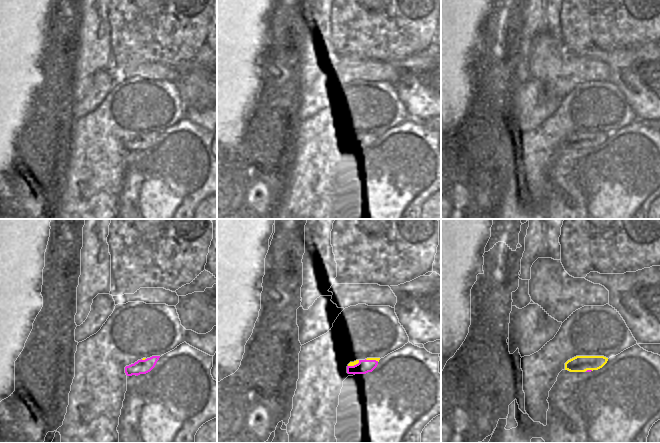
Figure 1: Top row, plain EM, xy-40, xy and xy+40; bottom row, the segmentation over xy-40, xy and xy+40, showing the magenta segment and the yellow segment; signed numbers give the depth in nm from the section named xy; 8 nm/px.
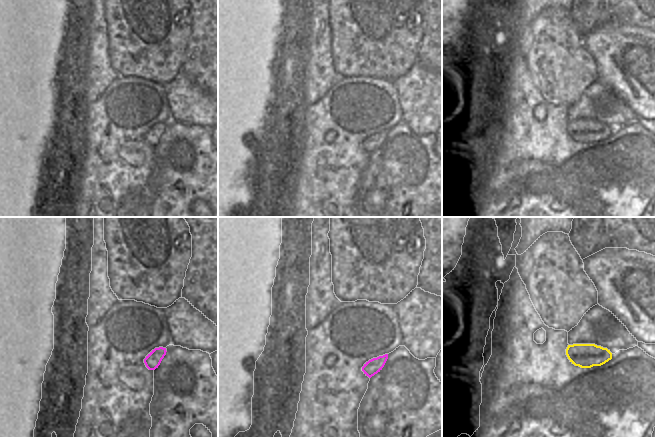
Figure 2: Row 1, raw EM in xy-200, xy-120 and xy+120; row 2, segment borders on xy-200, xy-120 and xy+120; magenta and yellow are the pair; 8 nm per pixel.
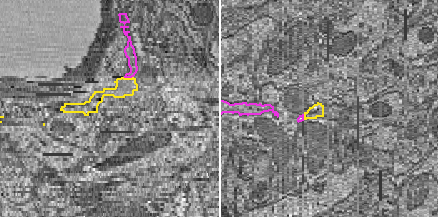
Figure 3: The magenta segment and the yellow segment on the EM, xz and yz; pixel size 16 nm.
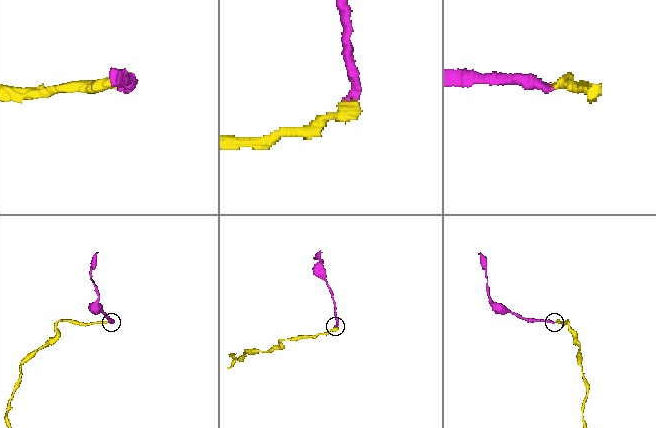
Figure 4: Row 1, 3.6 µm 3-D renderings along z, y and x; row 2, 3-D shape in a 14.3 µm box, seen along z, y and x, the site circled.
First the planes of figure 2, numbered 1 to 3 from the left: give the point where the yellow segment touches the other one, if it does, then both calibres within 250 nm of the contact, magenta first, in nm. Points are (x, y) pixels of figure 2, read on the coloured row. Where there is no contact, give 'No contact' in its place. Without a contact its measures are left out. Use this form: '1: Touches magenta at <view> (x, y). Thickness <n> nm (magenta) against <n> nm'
1: No contact
2: No contact
3: No contact

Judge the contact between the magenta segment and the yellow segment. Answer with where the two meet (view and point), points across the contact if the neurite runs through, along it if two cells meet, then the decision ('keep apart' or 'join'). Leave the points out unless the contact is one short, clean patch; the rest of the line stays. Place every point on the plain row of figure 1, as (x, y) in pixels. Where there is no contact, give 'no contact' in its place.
meets magenta in xy at (354, 141); runs through xy (364, 142), (354, 141), (357, 137); join

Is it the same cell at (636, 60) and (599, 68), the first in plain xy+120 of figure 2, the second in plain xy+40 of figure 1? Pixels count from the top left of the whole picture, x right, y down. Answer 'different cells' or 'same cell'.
different cells

